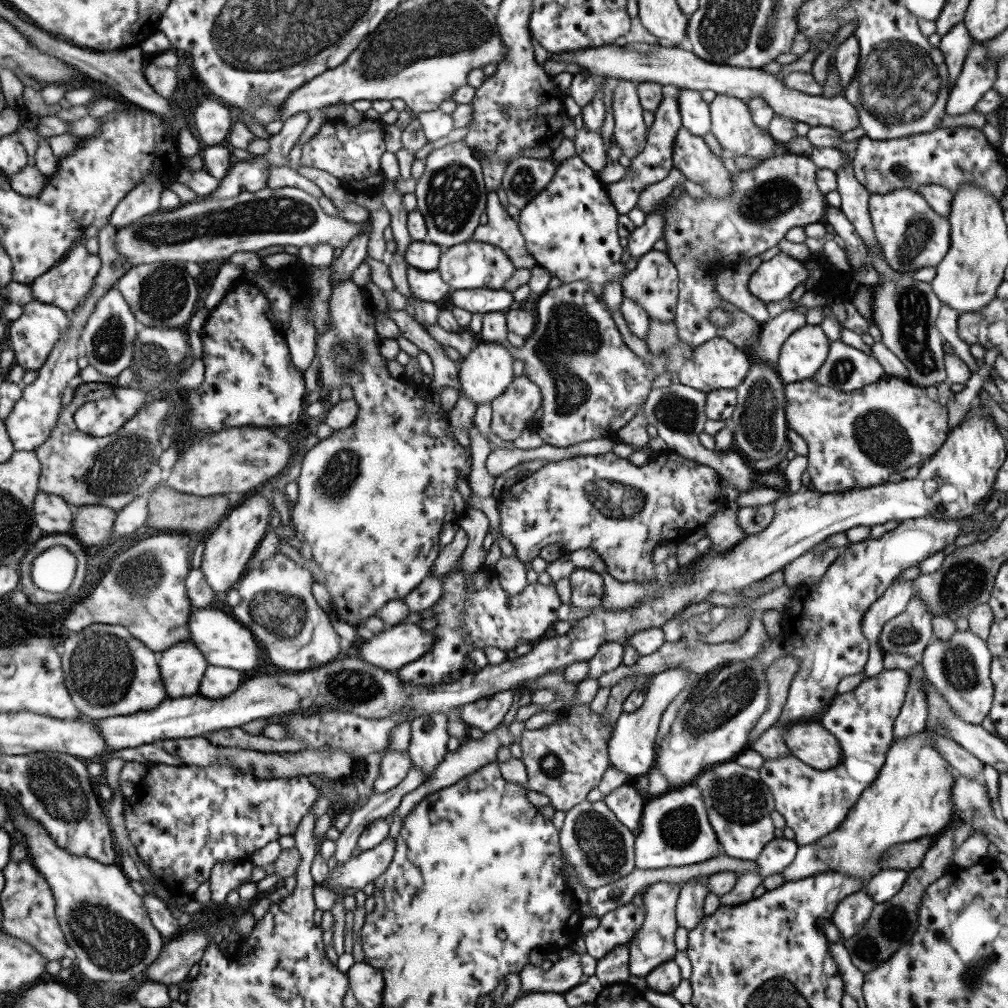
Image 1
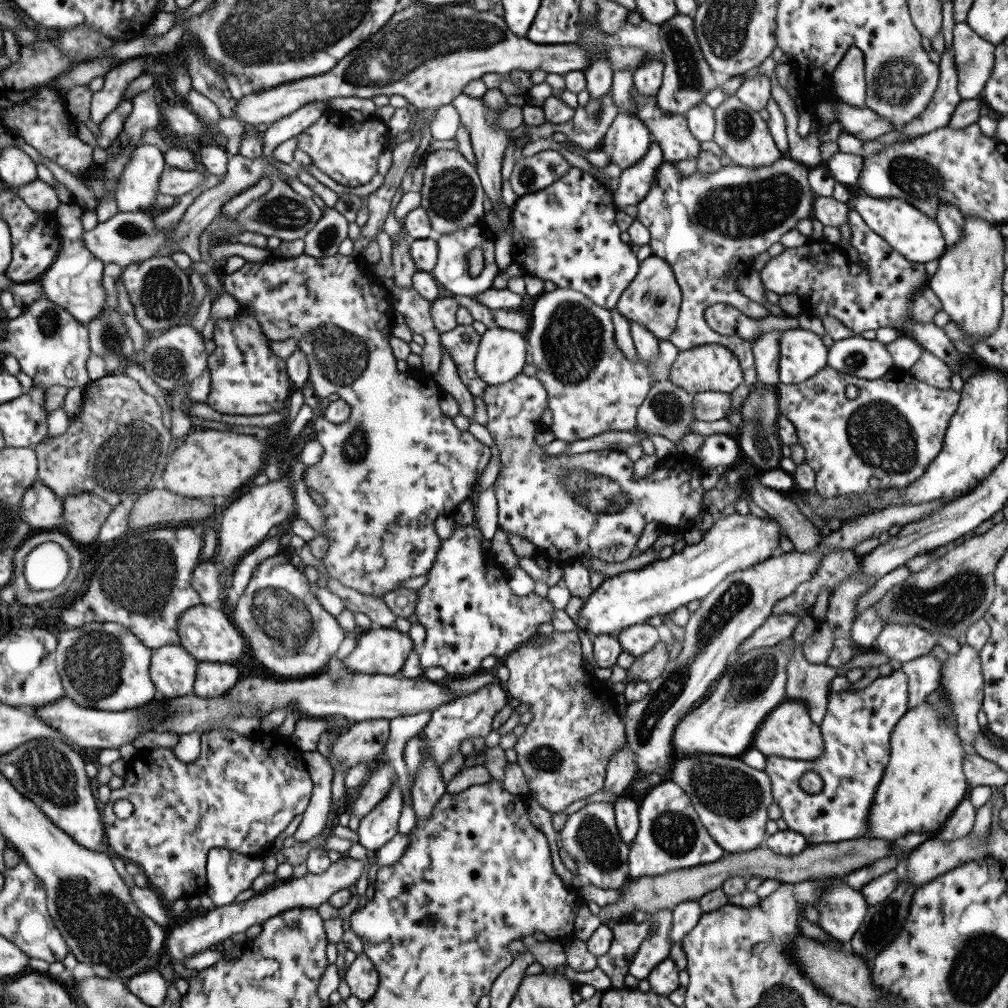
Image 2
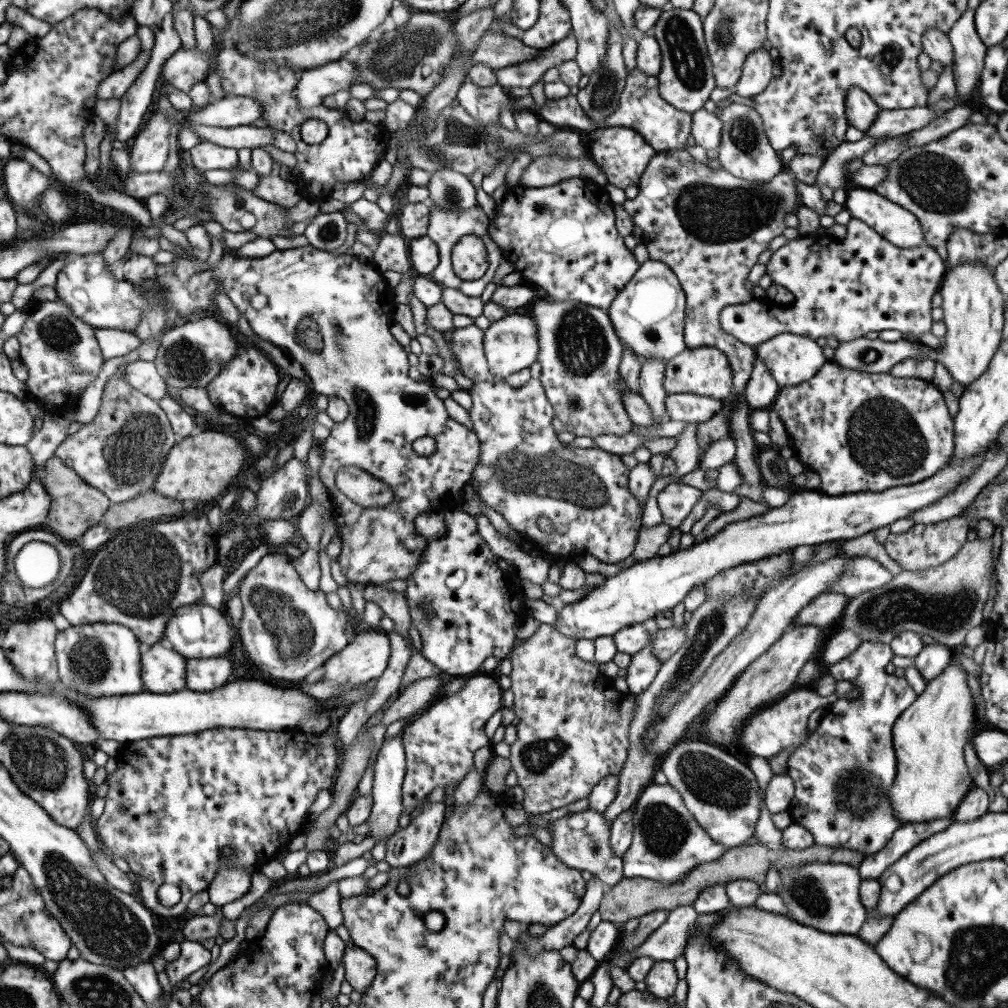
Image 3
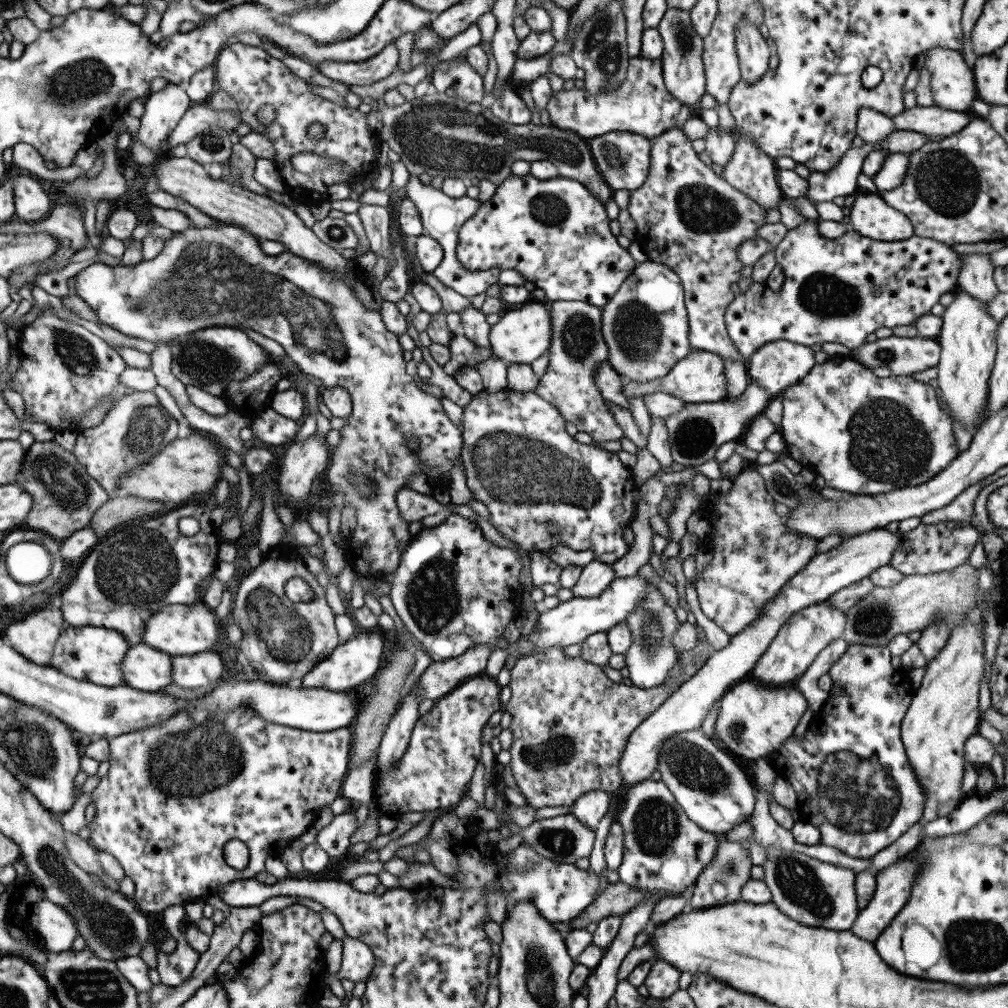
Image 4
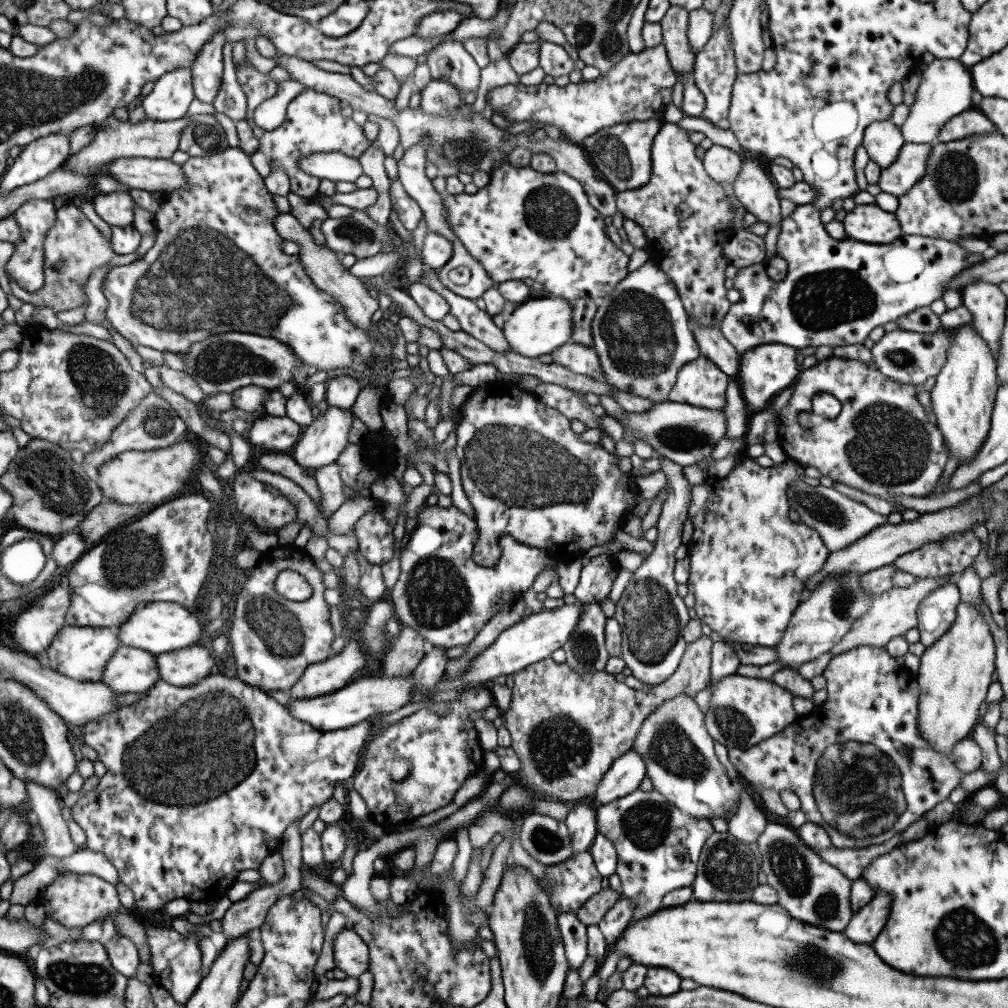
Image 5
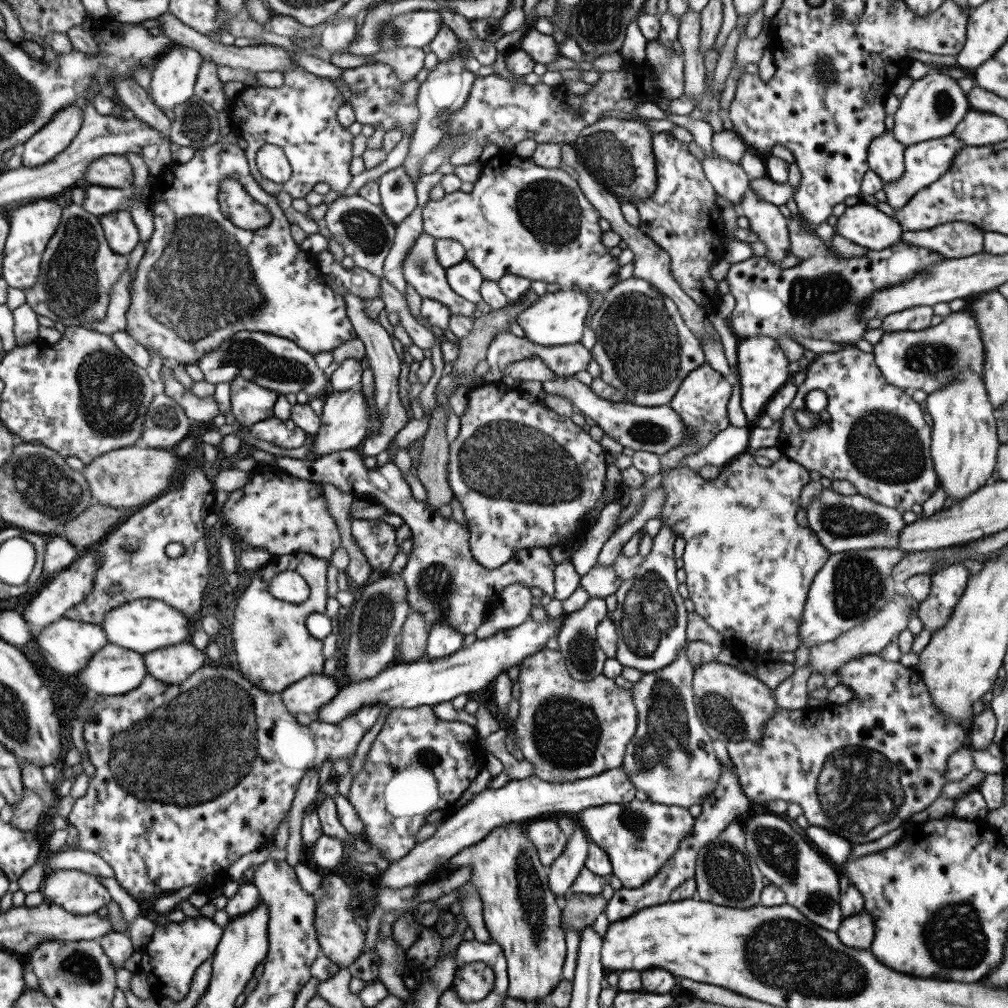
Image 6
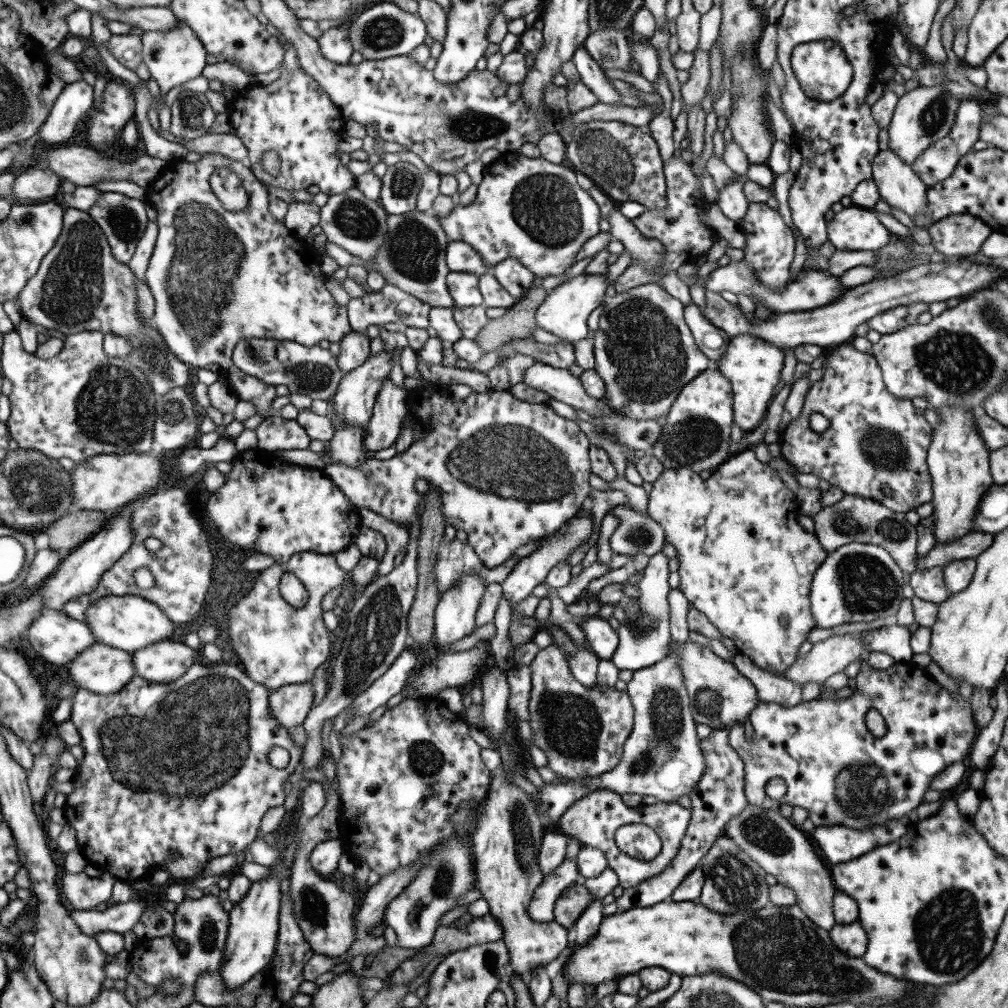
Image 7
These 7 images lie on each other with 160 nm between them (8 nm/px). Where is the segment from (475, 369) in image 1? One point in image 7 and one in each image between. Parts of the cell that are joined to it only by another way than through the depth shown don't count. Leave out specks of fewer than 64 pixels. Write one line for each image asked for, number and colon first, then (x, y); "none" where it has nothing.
2: (500, 356)
3: (510, 344)
4: (519, 336)
5: (539, 326)
6: (556, 318)
7: (563, 313)

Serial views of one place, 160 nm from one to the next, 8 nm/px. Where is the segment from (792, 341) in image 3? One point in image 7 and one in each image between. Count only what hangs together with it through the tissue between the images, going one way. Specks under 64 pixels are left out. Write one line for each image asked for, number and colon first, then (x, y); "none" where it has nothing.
4: (776, 365)
5: (764, 371)
6: (761, 364)
7: (752, 366)

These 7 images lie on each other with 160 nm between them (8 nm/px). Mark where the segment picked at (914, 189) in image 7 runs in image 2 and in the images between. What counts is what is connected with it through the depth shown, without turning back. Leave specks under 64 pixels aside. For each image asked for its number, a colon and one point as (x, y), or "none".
2: (848, 82)
3: (860, 111)
4: (872, 127)
5: (882, 140)
6: (884, 157)

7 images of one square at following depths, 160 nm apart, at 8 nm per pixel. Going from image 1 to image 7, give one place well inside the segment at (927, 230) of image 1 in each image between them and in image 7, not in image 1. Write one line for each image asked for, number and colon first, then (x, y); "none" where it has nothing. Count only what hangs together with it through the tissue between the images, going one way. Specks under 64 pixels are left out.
2: (908, 231)
3: (898, 226)
4: (869, 216)
5: (865, 223)
6: (863, 224)
7: (852, 228)

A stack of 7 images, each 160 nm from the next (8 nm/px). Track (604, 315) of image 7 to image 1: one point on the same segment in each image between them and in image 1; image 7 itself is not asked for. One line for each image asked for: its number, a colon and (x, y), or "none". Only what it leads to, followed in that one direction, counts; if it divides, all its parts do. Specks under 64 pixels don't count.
1: (653, 284)
2: (652, 299)
3: (647, 314)
4: (645, 327)
5: (640, 333)
6: (644, 350)

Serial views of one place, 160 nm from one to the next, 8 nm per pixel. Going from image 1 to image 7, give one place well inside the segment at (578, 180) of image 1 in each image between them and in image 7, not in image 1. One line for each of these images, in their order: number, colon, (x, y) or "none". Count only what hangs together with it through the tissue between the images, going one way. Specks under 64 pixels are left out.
2: (566, 233)
3: (562, 238)
4: (553, 232)
5: (522, 224)
6: (519, 218)
7: (530, 209)

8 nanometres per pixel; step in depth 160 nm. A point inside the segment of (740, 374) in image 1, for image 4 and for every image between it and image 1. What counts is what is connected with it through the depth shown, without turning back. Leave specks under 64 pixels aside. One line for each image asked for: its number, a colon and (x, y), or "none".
2: (712, 367)
3: (705, 371)
4: (699, 377)

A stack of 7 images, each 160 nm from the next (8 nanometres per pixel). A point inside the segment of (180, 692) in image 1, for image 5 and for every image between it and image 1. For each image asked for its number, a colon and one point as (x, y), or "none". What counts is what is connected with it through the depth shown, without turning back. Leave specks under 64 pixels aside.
2: (171, 668)
3: (162, 669)
4: (143, 668)
5: (128, 669)

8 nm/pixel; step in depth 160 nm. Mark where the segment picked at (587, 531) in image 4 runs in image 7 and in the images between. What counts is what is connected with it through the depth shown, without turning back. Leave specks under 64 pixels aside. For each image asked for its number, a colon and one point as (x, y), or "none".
5: (526, 475)
6: (524, 476)
7: (509, 472)

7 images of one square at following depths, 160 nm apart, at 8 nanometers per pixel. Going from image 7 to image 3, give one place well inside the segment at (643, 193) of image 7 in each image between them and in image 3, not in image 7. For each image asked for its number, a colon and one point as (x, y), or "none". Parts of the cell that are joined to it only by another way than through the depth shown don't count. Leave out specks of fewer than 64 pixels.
3: (621, 154)
4: (621, 158)
5: (620, 153)
6: (617, 152)

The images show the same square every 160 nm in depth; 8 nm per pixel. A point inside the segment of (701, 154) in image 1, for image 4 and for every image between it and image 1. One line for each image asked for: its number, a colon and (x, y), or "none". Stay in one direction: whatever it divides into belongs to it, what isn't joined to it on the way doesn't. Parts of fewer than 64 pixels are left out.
2: (670, 133)
3: (640, 108)
4: (640, 104)

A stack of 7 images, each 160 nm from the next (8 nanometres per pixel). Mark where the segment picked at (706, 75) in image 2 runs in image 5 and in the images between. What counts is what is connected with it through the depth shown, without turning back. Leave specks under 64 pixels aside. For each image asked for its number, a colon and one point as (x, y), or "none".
3: (685, 80)
4: (682, 71)
5: (673, 25)

